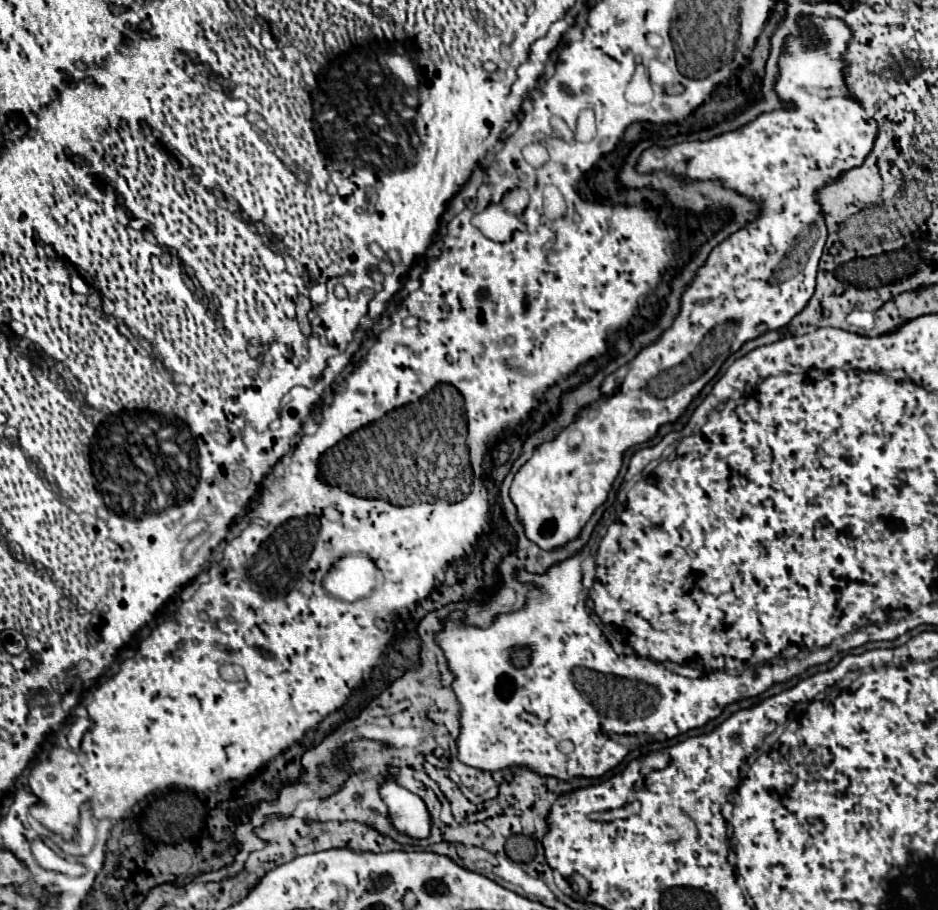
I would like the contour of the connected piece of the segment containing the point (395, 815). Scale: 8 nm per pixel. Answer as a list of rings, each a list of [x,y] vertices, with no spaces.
[[[394,769],[390,771],[388,781],[380,787],[380,793],[386,807],[390,809],[388,817],[400,833],[404,833],[410,839],[430,837],[432,819],[426,809],[426,803],[418,795],[410,793],[394,781]]]

